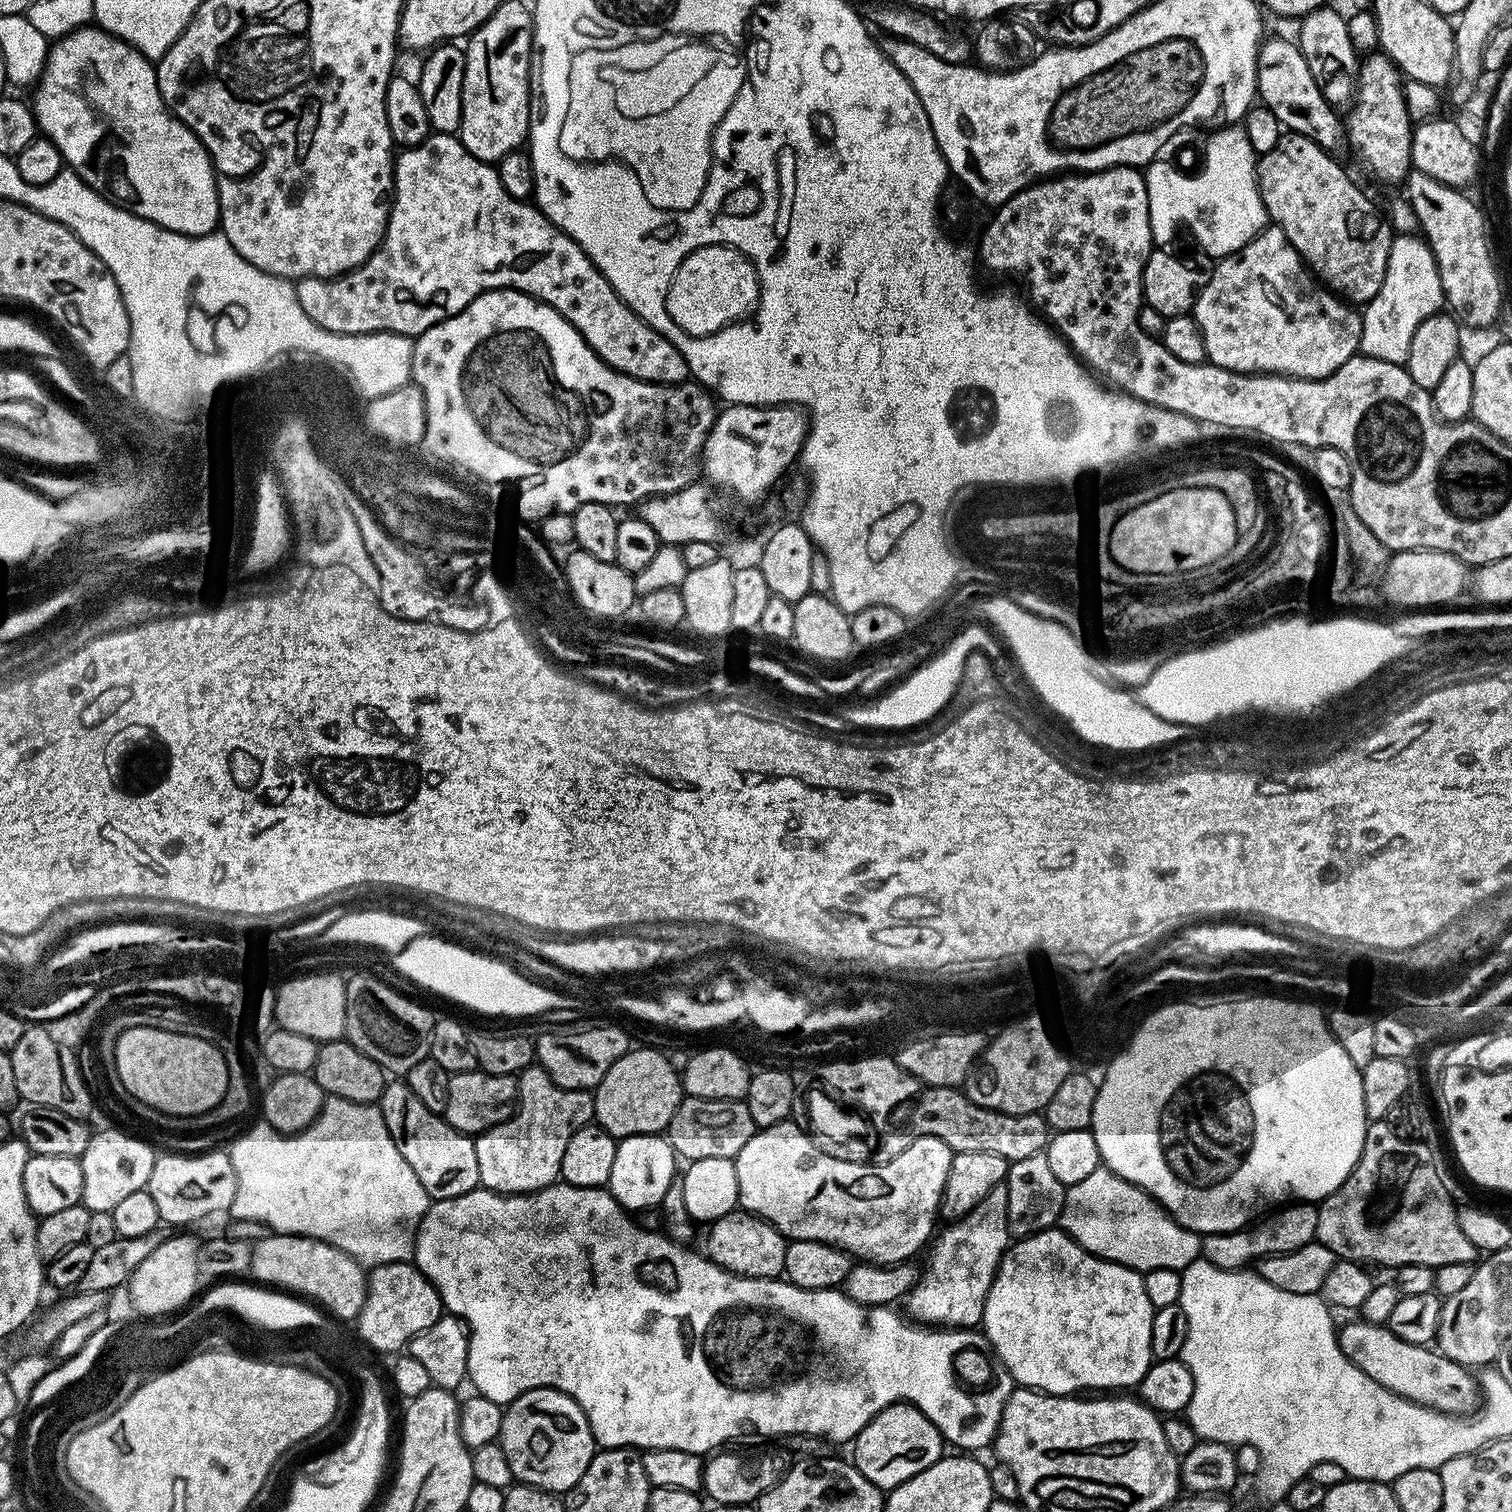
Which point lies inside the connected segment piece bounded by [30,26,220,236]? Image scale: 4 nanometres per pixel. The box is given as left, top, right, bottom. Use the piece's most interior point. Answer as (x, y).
(98, 100)

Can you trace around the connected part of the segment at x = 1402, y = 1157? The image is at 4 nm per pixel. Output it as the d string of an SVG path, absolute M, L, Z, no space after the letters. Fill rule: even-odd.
M1386 1122L1369 1123L1364 1130L1364 1149L1362 1154L1356 1157L1354 1170L1348 1173L1348 1177L1338 1187L1332 1189L1332 1193L1329 1196L1323 1197L1319 1201L1320 1213L1318 1214L1316 1240L1325 1244L1330 1250L1334 1250L1334 1254L1339 1259L1363 1262L1368 1266L1372 1266L1372 1263L1389 1264L1392 1270L1400 1269L1403 1264L1425 1264L1435 1269L1441 1268L1441 1266L1450 1262L1472 1264L1477 1259L1478 1250L1474 1246L1474 1242L1470 1242L1470 1238L1466 1238L1466 1234L1462 1232L1457 1205L1452 1205L1452 1196L1448 1193L1448 1188L1444 1185L1444 1180L1440 1177L1440 1172L1436 1169L1435 1162L1432 1161L1430 1149L1431 1147L1428 1144L1416 1144L1413 1140L1398 1138L1398 1134L1394 1134L1392 1128Z

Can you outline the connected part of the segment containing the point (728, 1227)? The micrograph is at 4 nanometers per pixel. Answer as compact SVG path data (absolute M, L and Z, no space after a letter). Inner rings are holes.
M733 1210L722 1218L711 1221L706 1255L720 1268L735 1276L749 1276L770 1280L779 1277L784 1270L789 1241L772 1224L753 1216L750 1212Z

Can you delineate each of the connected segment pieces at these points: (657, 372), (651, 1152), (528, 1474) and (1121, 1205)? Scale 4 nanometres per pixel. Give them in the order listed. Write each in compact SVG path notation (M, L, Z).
M429 134L418 146L403 149L394 163L392 209L384 237L374 254L370 254L365 264L343 276L327 280L308 276L295 281L302 310L318 326L347 336L393 332L415 338L430 330L430 326L458 314L483 292L513 288L558 310L582 334L590 350L614 370L655 384L682 384L689 379L688 363L678 346L622 302L574 238L545 218L535 203L509 194L502 186L499 171L489 161L474 158L455 135Z
M663 1135L626 1136L617 1143L614 1166L610 1170L607 1191L629 1213L641 1212L643 1208L655 1208L662 1203L670 1182L677 1179L678 1157L672 1144Z
M535 1388L504 1408L498 1443L506 1450L513 1477L521 1484L553 1494L567 1494L586 1474L598 1445L586 1414L557 1388Z
M1107 1166L1096 1168L1082 1182L1067 1185L1059 1227L1087 1252L1134 1268L1141 1274L1163 1268L1182 1270L1202 1256L1199 1231L1182 1227L1155 1196L1149 1196Z

